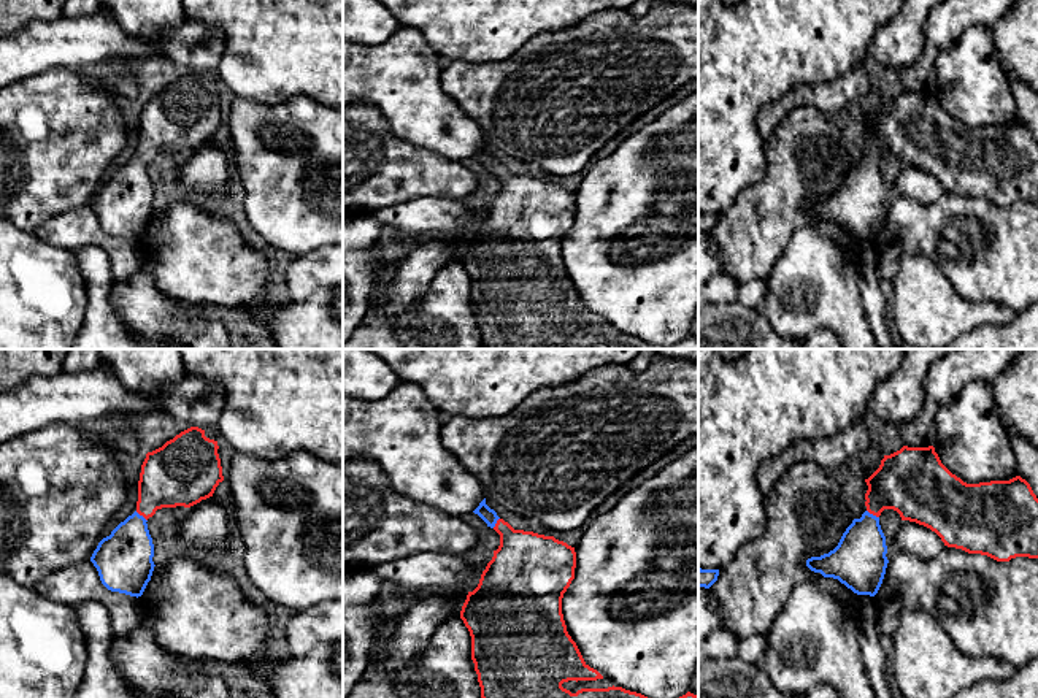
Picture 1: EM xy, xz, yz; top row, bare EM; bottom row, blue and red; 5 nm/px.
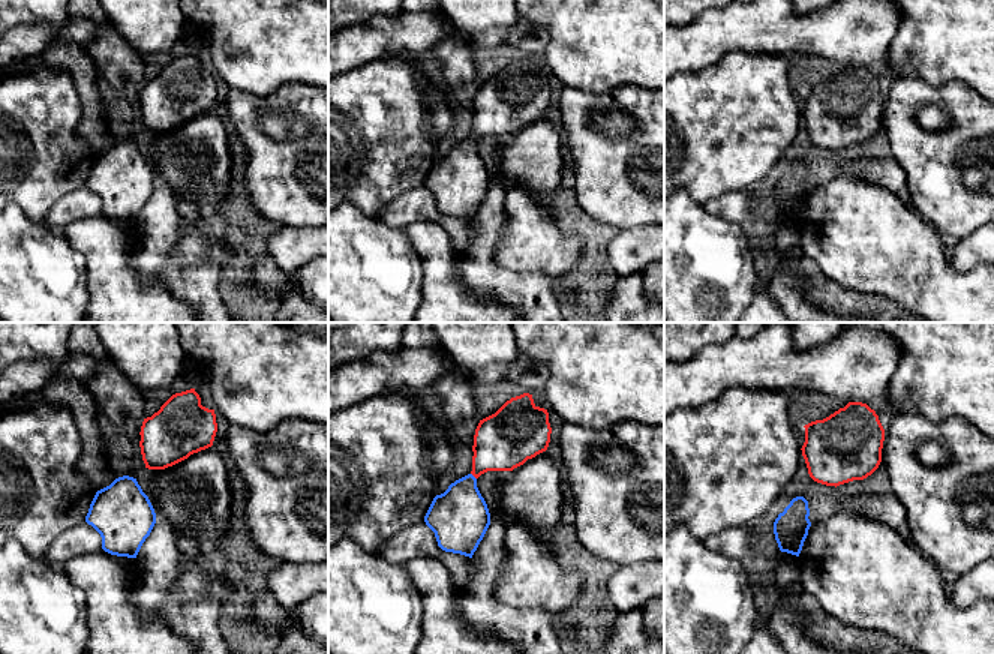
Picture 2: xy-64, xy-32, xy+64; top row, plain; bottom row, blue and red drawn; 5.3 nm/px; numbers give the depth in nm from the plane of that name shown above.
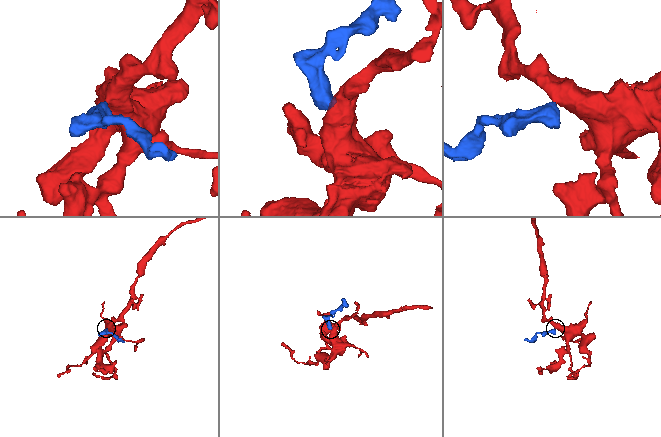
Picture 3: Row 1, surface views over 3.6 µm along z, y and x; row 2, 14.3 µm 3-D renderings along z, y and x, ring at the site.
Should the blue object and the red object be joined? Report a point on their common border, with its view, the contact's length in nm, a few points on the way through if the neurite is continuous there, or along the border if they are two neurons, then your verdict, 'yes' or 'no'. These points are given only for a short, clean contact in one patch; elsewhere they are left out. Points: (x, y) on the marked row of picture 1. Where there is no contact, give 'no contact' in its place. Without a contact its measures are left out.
contact yz (872, 514); length 80 nm; way yz (859, 560), (872, 514), (899, 486), (908, 481); yes

